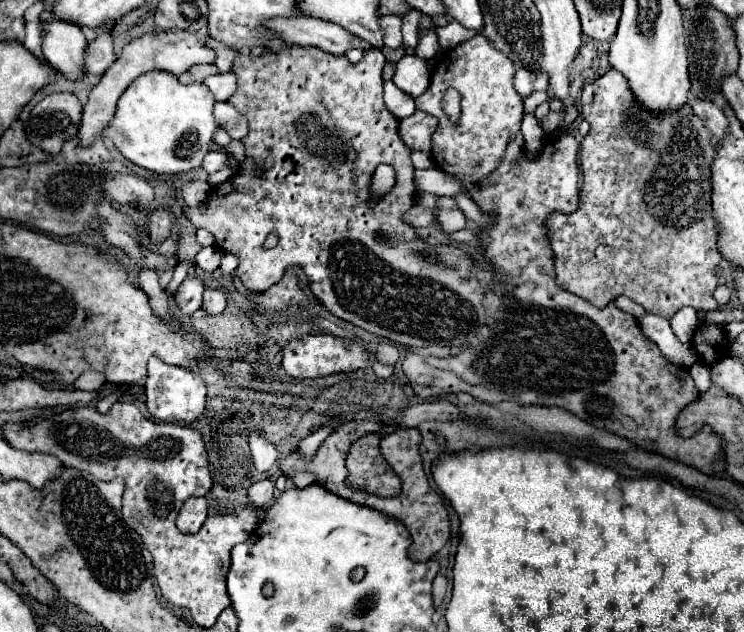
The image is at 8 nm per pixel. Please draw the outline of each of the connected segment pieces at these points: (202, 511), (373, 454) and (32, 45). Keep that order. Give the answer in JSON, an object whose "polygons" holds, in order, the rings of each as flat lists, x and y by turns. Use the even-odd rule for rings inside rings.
{"polygons":[[[190,497,178,511,178,517,176,517,178,529,182,533,196,533,208,517,206,509,208,509,208,503,204,497]],[[364,435,348,453,348,481,376,495,400,493,400,477,392,471,380,452,380,435]],[[26,23,26,37,24,37,24,45,38,57,42,57,42,29,40,29,40,23]]]}

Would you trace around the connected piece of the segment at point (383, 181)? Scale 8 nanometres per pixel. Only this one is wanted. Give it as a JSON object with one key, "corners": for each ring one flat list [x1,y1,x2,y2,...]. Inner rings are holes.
{"corners":[[378,165,374,175,372,175,370,197,380,201,394,185,396,185,396,171,394,171,394,167,392,165]]}

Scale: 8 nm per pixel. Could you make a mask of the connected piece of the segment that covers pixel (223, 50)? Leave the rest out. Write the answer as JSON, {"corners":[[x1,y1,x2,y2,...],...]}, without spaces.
{"corners":[[212,41,212,49,216,49,216,67,220,71,230,71,232,67,232,61,234,61,237,51,228,47,228,45,222,45,218,41]]}

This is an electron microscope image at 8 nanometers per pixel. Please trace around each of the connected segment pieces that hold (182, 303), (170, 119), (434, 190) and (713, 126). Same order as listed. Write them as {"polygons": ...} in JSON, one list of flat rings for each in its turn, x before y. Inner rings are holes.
{"polygons":[[[196,275,186,277,176,295,176,303,180,311,184,315,194,315,198,309,202,309,202,293,204,293,204,281]],[[148,71,142,77,136,77,130,87,120,95,116,115,108,129,102,131,116,149,130,159,132,163,150,169,154,173,182,173,190,169,198,169,202,165,202,157,208,153,208,143,212,141,212,133,218,127,212,109,214,109,214,95,204,83,180,83,176,75,168,71]],[[436,167,414,171,414,187,416,191,426,191,432,195,454,195,454,193,468,195,468,189,458,179]],[[694,99,694,101,690,101,690,107,704,121,704,125,712,131,712,135,716,139,726,137,728,121,726,121,726,117,724,117,724,113,722,113,722,109,718,105,714,105,708,99]]]}

